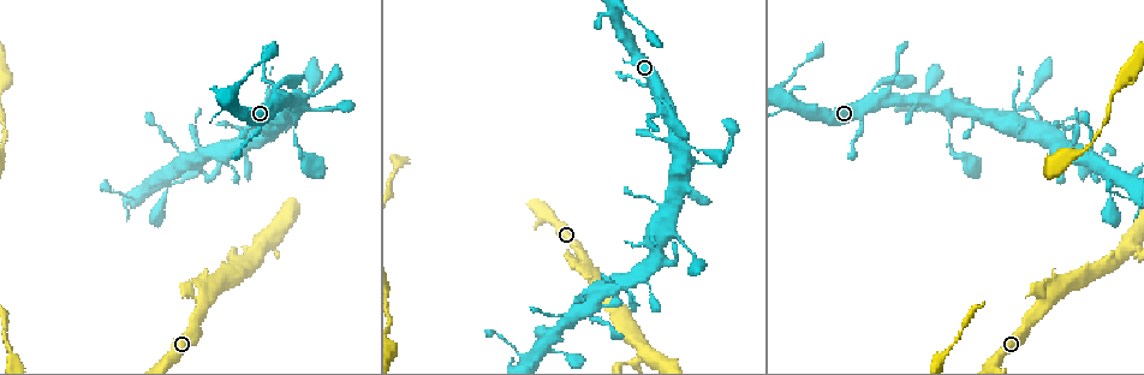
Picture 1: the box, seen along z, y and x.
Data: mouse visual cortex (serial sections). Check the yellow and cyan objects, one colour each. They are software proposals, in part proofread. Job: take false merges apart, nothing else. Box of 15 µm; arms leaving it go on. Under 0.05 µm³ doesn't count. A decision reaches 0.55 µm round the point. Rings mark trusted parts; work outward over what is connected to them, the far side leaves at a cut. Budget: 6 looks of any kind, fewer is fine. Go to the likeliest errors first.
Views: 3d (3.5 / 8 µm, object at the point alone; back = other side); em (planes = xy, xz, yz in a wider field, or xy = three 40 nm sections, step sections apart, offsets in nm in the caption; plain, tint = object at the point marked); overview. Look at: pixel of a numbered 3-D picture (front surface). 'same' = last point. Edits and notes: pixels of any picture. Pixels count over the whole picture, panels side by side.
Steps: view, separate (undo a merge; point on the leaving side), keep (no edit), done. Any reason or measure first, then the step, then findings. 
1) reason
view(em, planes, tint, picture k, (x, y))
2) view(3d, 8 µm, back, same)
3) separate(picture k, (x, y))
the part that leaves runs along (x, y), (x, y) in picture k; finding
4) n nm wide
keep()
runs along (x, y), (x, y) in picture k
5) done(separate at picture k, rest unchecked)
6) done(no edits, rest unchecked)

thick turns thin
view(3d, 8 µm, picture 1, (672, 226))

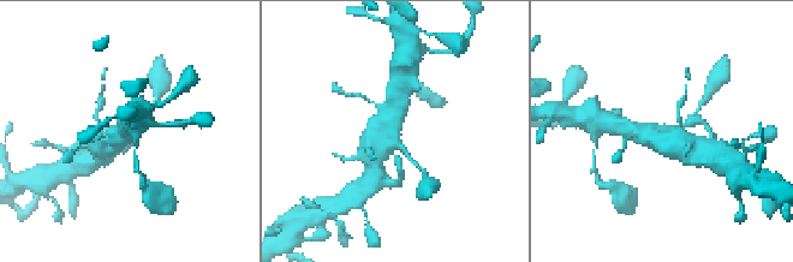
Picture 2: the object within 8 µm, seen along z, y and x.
shape alone is not enough
view(em, xy, step 2, tint, picture 2, (394, 137))

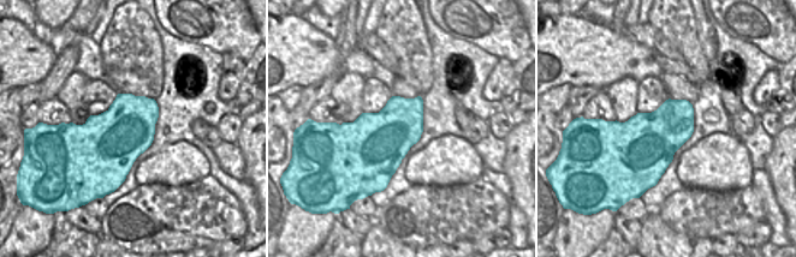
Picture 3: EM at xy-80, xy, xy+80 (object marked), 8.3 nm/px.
500 nm wide
keep()
runs along (395, 102), (375, 160) in picture 2; all the same cell

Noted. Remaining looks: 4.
thin arm on a thick one
view(3d, 3.5 µm, picture 1, (198, 166))

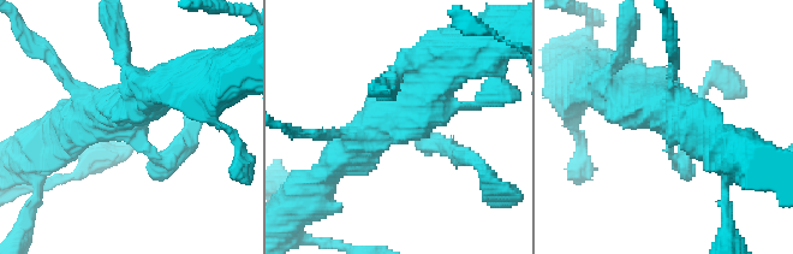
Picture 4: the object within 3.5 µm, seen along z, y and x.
view(em, planes, tint, picture 4, (400, 128))

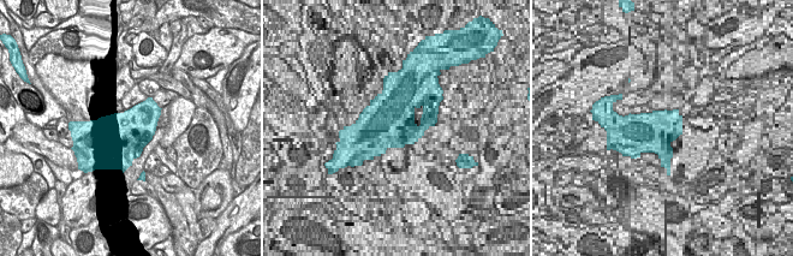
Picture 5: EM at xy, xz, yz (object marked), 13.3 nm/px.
arms of 150, 150, 450, 500 nm
keep()
runs along (439, 63), (328, 170) in picture 4; all the same cell

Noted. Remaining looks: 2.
view(3d, 3.5 µm, picture 1, (131, 196))

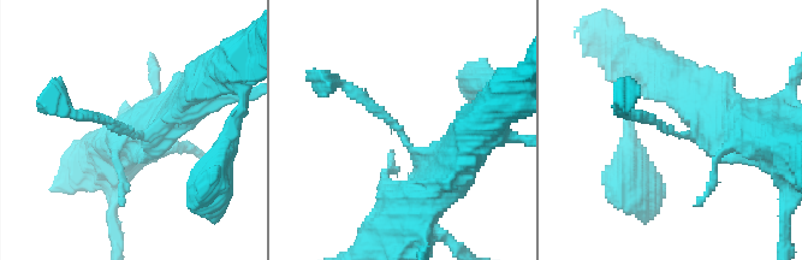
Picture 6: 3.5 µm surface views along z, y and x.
shape alone is not enough
view(em, planes, tint, picture 6, (133, 131))

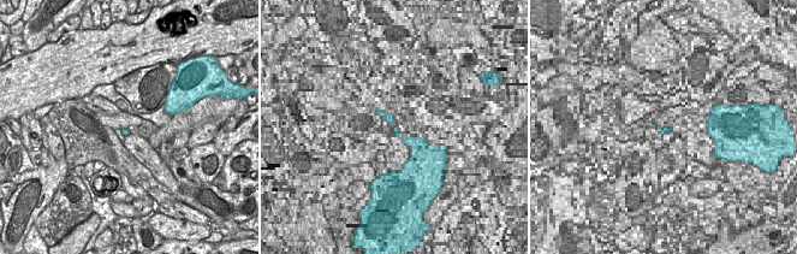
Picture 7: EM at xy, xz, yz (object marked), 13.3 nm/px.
keep()
runs along (456, 160), (438, 173), (345, 87) in picture 6; continuous, no second cell

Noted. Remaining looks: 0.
done(no edits, rest unchecked)

